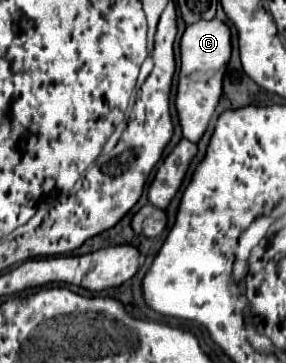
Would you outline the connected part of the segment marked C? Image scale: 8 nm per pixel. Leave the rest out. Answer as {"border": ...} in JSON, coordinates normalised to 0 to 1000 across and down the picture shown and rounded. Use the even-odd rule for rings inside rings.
{"border":[[[696,55],[654,72],[633,105],[633,198],[626,198],[626,248],[619,248],[619,309],[640,375],[668,391],[696,391],[717,369],[731,331],[780,259],[780,209],[808,160],[808,83],[787,61]]]}

